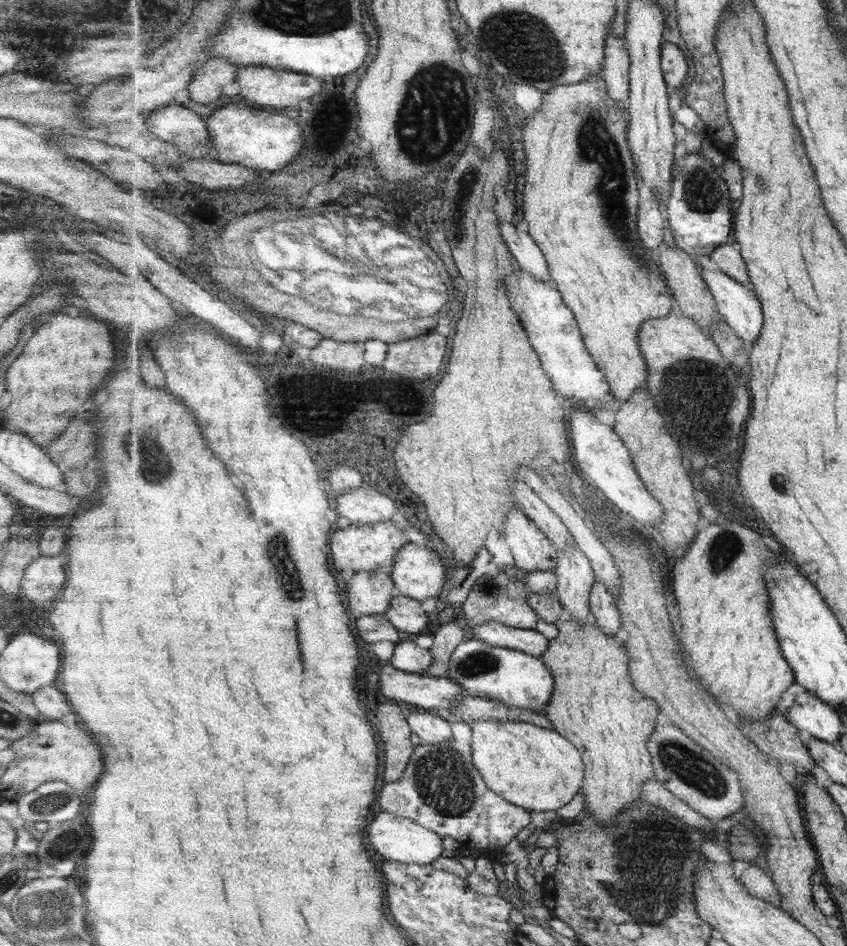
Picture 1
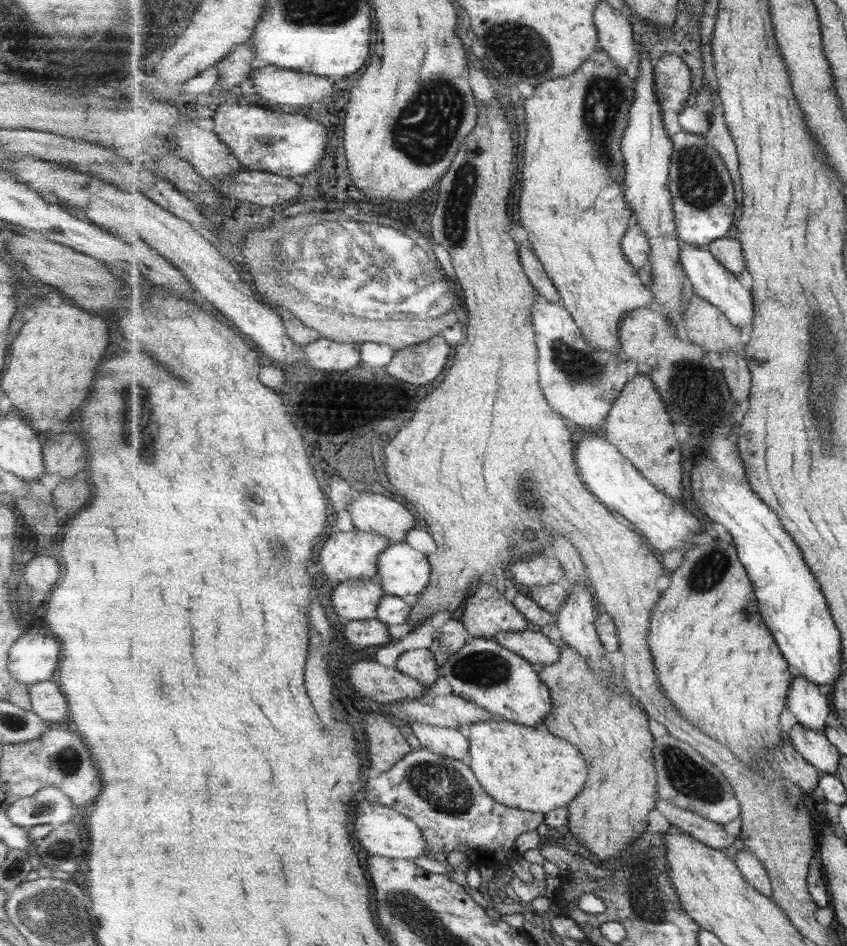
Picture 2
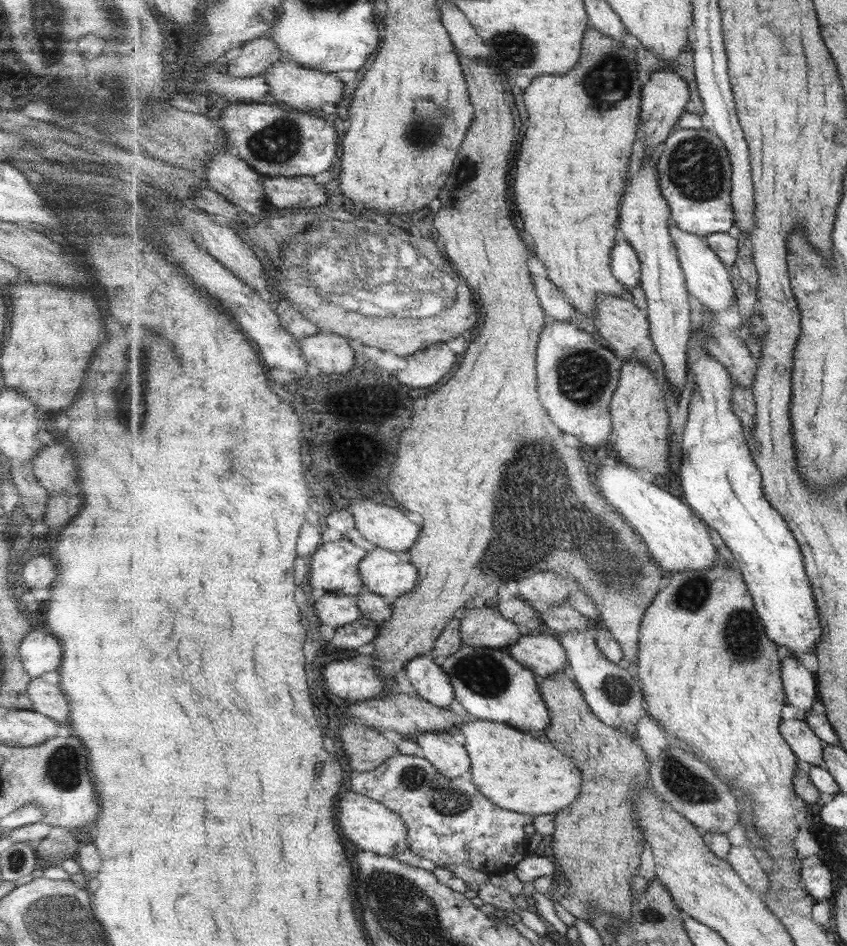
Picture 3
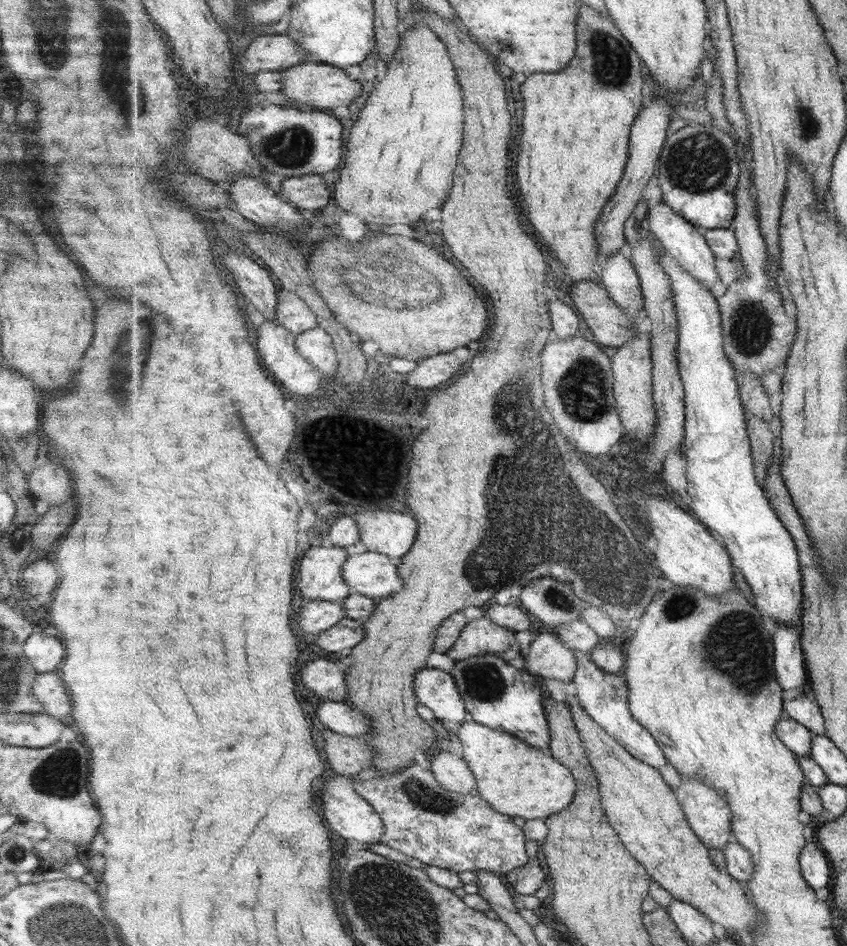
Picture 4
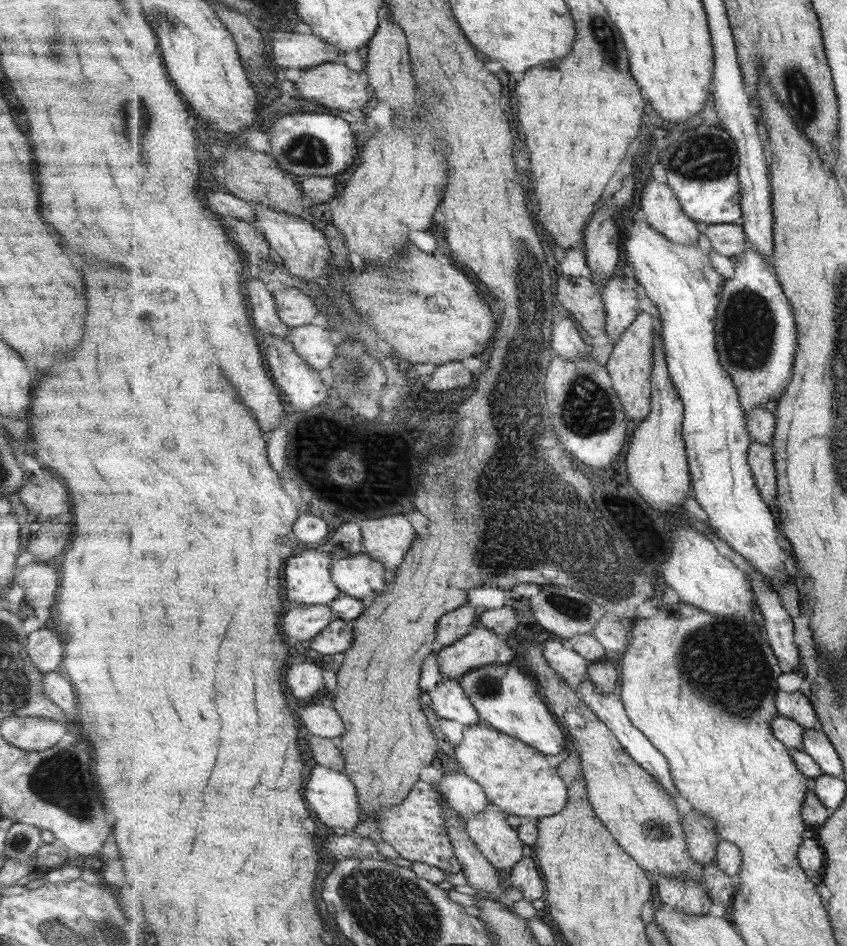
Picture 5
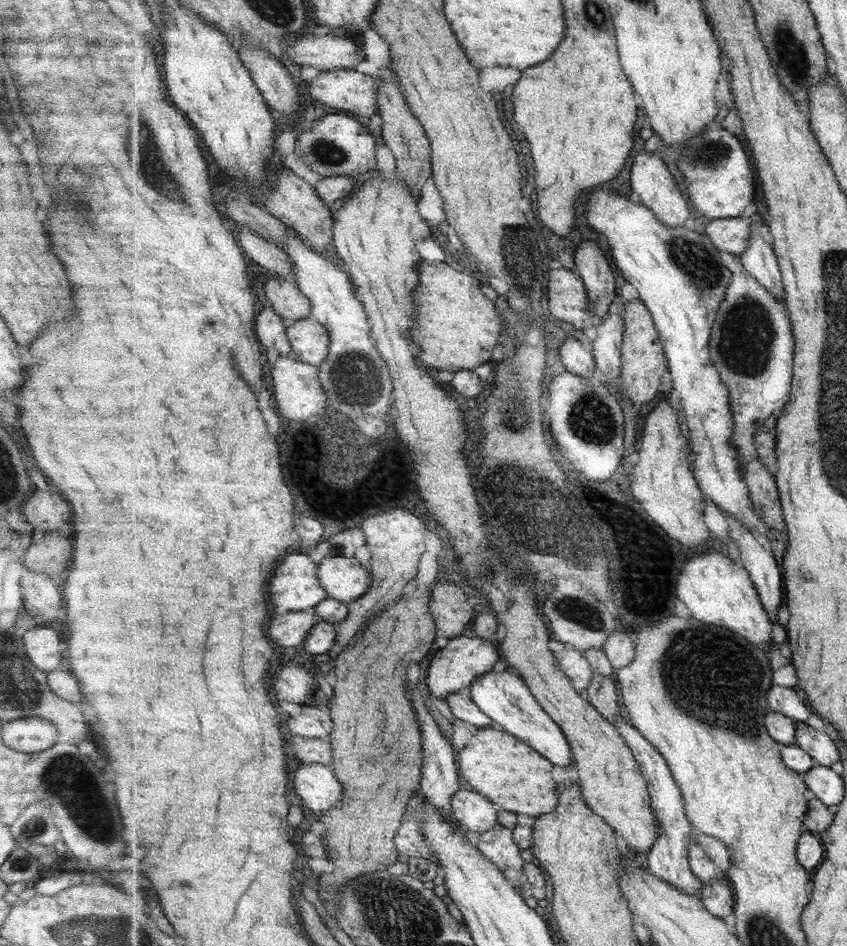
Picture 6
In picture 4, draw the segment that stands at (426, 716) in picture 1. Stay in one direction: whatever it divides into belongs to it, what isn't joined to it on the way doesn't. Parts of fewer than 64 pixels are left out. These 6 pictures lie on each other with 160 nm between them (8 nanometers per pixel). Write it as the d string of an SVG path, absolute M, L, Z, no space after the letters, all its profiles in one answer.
M439 751L431 758L431 769L441 786L451 792L459 794L473 794L475 792L475 776L469 770L467 762L454 753Z

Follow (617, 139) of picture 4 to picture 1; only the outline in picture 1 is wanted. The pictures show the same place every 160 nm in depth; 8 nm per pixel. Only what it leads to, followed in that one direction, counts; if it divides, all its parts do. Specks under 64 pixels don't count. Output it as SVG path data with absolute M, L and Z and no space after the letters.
M599 75L591 77L586 81L577 84L562 84L550 88L542 100L542 104L536 109L533 116L525 124L522 144L526 155L525 186L522 200L522 211L524 219L528 223L528 233L535 239L539 248L545 253L548 260L550 275L556 283L559 292L563 295L566 305L574 311L578 319L579 328L582 330L583 338L586 341L587 350L594 355L594 359L603 372L609 378L611 392L613 396L622 403L629 402L636 394L637 390L645 388L649 382L649 366L646 358L643 358L641 346L639 346L638 336L642 326L652 318L663 318L671 315L671 296L667 294L666 275L662 271L661 263L655 250L649 250L643 243L638 233L639 214L639 188L637 188L636 164L634 155L628 143L629 120L626 117L626 108L623 108L609 94L606 79Z

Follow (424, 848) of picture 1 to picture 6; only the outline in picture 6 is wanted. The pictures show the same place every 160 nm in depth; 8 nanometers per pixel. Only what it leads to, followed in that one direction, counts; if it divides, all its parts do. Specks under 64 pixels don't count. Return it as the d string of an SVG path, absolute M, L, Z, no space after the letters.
M323 763L300 764L294 772L294 788L309 809L317 814L334 809L345 797L344 784L336 777L332 765Z

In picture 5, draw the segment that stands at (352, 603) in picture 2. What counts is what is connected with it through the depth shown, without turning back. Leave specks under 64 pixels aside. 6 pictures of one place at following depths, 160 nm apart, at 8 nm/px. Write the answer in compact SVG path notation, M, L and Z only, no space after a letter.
M292 605L287 614L283 615L281 630L289 639L312 640L324 628L327 628L334 618L334 610L327 605Z

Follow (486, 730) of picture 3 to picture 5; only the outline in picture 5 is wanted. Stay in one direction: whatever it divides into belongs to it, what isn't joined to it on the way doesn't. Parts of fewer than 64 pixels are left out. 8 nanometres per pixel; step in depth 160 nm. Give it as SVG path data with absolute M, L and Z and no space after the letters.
M487 724L466 727L463 741L455 746L456 760L475 782L479 782L489 800L501 806L506 814L520 818L543 818L559 814L566 808L570 787L549 764L549 758L539 750L527 746L519 738L505 734Z

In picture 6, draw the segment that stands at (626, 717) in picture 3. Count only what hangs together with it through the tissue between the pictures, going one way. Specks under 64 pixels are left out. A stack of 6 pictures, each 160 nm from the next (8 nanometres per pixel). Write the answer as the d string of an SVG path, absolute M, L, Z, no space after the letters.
M618 718L614 723L618 726L619 732L626 738L627 744L631 747L635 758L638 759L639 766L642 767L643 776L648 782L651 804L654 809L660 835L655 842L653 849L644 856L644 865L657 878L663 878L665 882L675 885L675 888L691 894L691 896L701 896L703 883L699 876L694 874L690 866L690 847L694 843L693 833L695 828L686 815L686 802L684 801L679 783L674 779L667 759L657 750L653 742L649 742L641 730L633 723L628 724L625 718Z

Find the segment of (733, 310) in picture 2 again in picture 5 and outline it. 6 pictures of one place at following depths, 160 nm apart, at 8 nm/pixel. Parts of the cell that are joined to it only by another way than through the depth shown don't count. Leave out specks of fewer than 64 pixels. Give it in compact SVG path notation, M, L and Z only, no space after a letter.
M651 177L640 196L640 208L646 221L673 242L692 245L703 235L697 221L683 210L679 197L667 184Z

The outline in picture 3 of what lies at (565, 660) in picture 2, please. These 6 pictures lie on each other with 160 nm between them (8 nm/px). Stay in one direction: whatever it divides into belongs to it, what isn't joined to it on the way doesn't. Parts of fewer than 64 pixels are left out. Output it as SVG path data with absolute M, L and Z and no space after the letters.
M563 670L547 678L543 677L540 690L546 699L546 705L550 709L552 721L550 728L547 729L549 738L555 742L555 746L559 746L559 750L563 750L569 758L573 758L573 762L583 774L581 796L573 802L573 806L559 812L555 817L553 859L560 869L559 875L562 874L563 879L566 879L569 884L567 894L558 902L570 914L589 924L592 922L591 907L593 905L595 905L597 911L606 912L614 916L616 920L630 922L633 916L631 907L634 906L631 876L639 874L641 856L643 856L643 848L645 848L646 842L644 830L642 830L638 816L634 812L636 807L634 800L651 783L650 775L645 767L647 754L637 743L635 734L627 734L626 730L619 730L601 722L598 715L587 704L582 687L578 685L576 679L571 680Z

